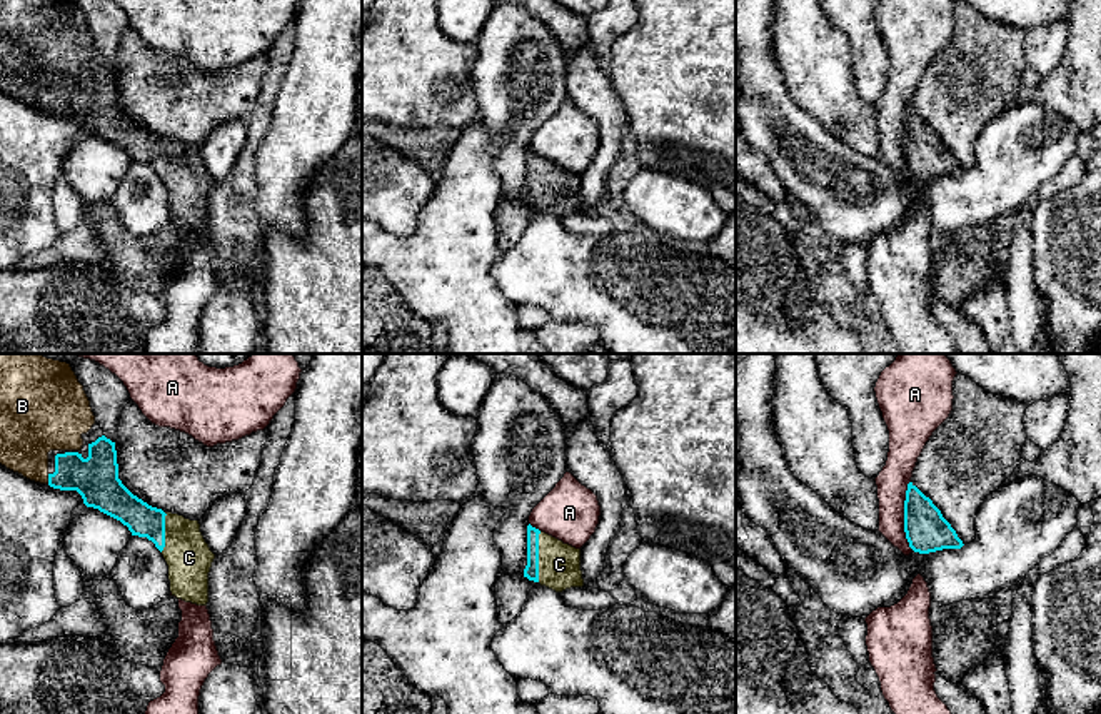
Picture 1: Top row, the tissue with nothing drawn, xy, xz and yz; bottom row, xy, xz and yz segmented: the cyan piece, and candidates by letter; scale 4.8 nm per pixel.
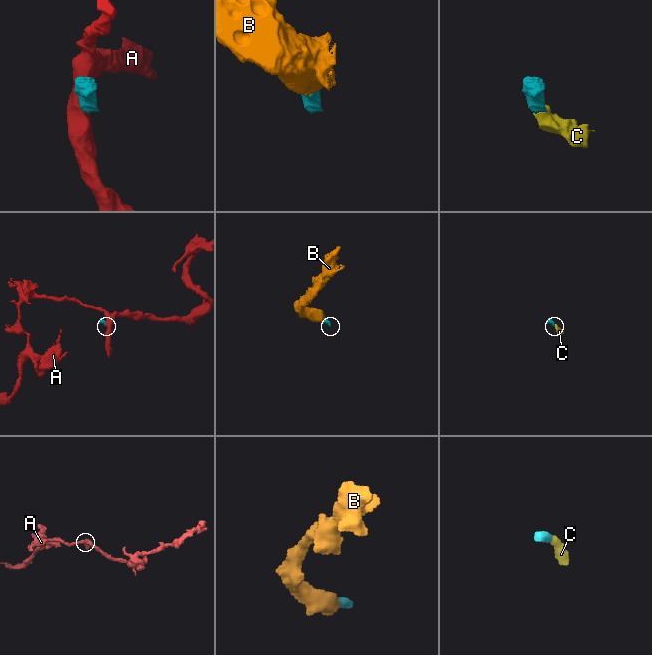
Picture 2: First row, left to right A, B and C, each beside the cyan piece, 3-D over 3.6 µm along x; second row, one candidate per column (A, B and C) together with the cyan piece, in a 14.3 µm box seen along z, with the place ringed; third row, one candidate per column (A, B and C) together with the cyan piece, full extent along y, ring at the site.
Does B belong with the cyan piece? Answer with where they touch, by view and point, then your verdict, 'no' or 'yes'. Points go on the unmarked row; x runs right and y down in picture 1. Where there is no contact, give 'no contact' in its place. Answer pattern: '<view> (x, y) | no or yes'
xy (49, 105) | yes

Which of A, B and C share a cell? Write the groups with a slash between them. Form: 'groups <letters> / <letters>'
groups A / B C

